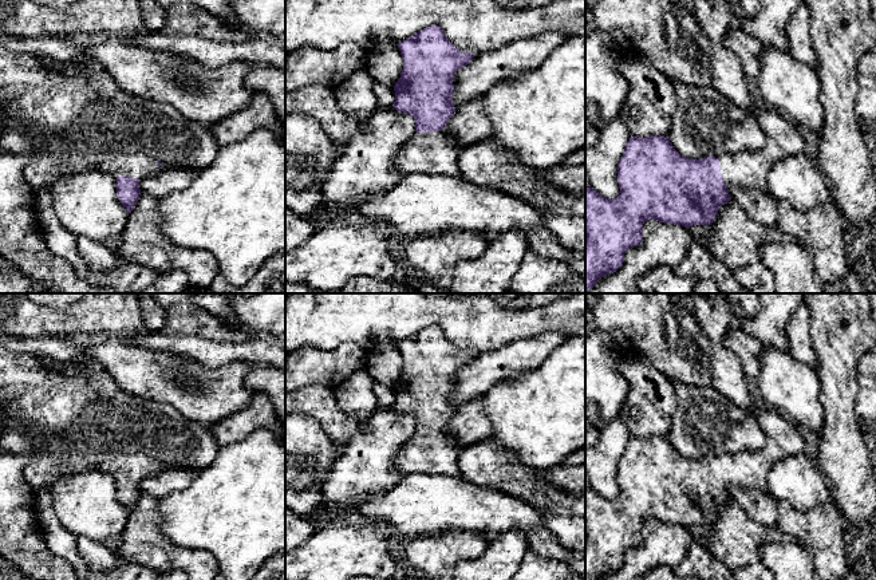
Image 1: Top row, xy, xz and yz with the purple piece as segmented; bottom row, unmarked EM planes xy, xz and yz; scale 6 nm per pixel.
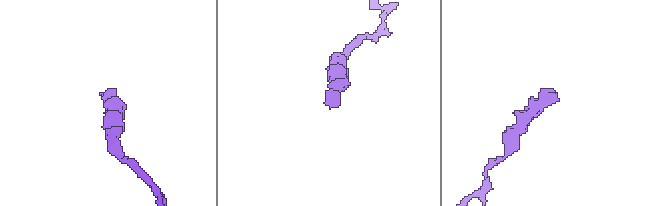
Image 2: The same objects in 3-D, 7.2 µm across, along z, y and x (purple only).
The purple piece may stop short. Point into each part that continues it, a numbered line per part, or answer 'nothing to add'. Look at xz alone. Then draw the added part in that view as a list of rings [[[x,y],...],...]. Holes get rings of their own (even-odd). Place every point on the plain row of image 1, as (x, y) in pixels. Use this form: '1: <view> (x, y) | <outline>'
1: xz (423, 453) | [[[443,431],[415,433],[398,450],[394,465],[400,476],[446,474],[465,480],[458,469],[459,449]]]

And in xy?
1: xy (137, 466) | [[[141,454],[107,458],[103,459],[98,467],[115,478],[131,477],[134,480],[143,480],[155,476],[163,469],[149,457]]]

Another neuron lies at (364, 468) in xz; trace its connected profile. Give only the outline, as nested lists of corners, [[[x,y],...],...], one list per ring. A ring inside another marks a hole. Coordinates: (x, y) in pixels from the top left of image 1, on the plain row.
[[[394,407],[378,409],[350,442],[338,446],[338,458],[321,488],[323,502],[309,514],[309,522],[320,528],[327,520],[346,517],[359,500],[382,496],[395,486],[402,476],[394,457],[415,433],[411,415]]]

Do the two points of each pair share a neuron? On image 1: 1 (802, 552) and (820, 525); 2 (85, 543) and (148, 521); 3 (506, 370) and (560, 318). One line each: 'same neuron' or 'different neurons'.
1: different neurons
2: different neurons
3: different neurons

